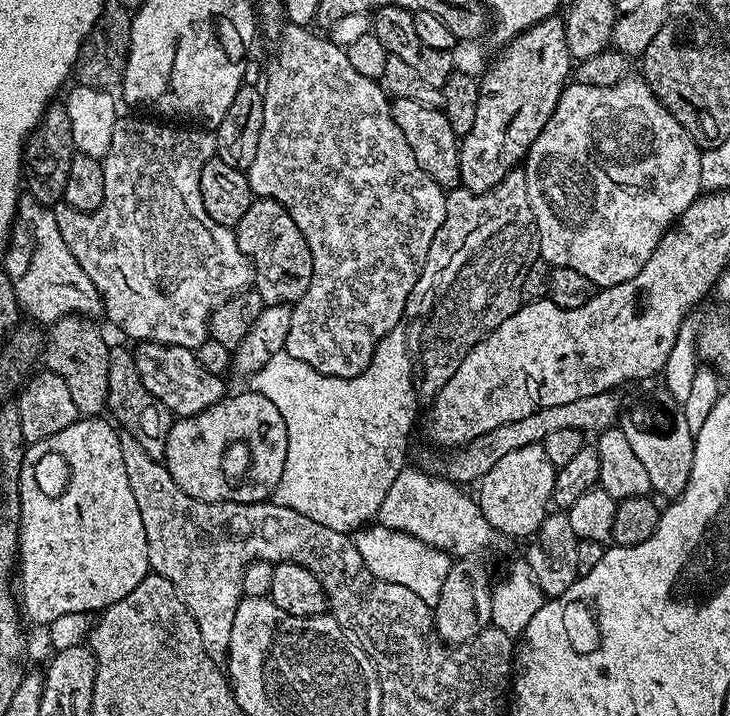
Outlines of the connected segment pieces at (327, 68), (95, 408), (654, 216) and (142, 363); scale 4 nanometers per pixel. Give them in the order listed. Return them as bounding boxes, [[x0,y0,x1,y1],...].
[[246,24,446,376],[42,318,109,418],[524,80,701,289],[134,342,226,417]]

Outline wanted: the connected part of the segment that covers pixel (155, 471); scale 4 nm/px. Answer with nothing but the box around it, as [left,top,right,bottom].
[119,430,261,641]

